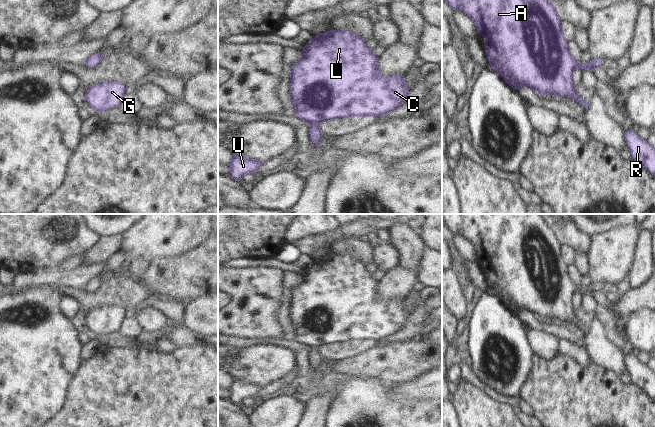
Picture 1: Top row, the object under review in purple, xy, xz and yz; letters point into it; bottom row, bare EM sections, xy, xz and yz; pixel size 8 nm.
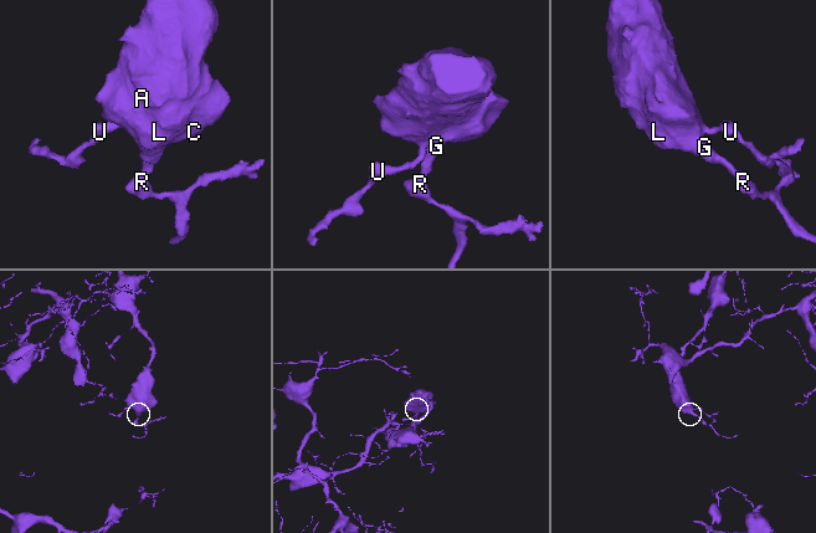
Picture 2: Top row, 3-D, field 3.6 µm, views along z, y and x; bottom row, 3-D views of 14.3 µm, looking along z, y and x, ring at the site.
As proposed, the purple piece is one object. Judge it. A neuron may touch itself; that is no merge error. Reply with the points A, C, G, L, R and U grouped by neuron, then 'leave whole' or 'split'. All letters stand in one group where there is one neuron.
A C G L R U | leave whole

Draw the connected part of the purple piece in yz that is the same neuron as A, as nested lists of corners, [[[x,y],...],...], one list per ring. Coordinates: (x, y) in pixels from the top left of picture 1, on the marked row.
[[[444,0],[454,10],[460,10],[470,16],[476,25],[476,35],[489,37],[483,47],[493,71],[500,74],[503,80],[513,89],[528,86],[543,95],[560,96],[575,99],[587,112],[591,103],[580,98],[572,82],[572,71],[578,67],[582,71],[591,71],[602,67],[604,59],[592,59],[579,64],[570,54],[568,41],[562,33],[562,19],[549,0]]]

